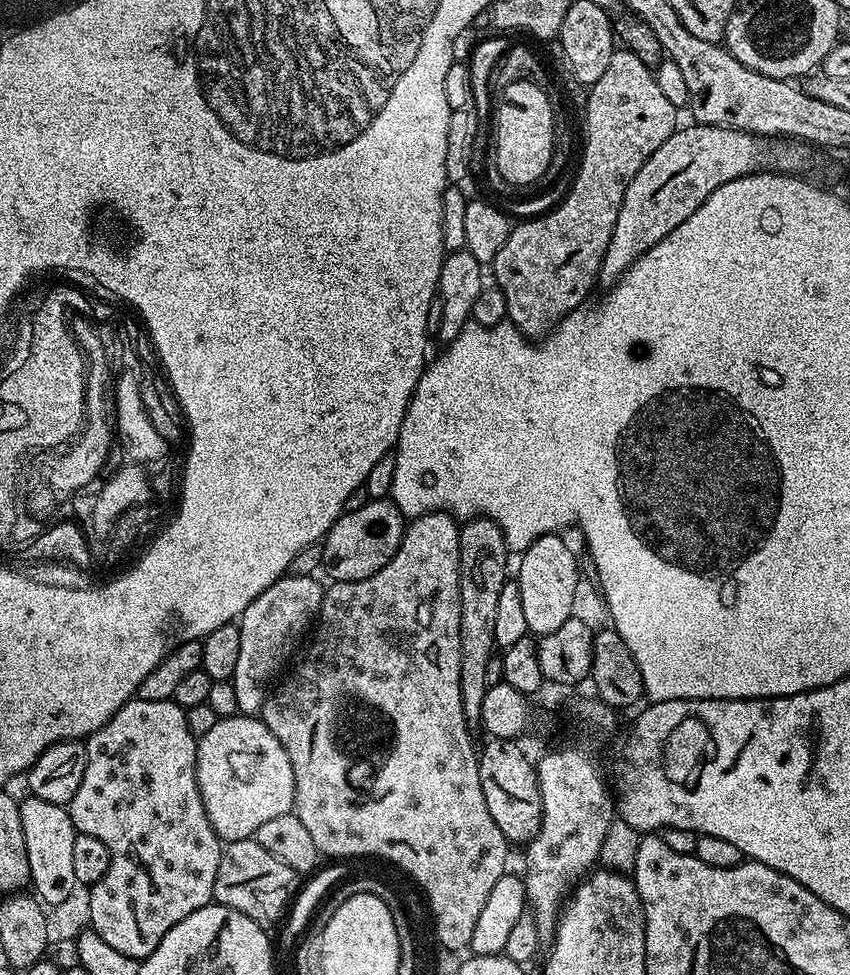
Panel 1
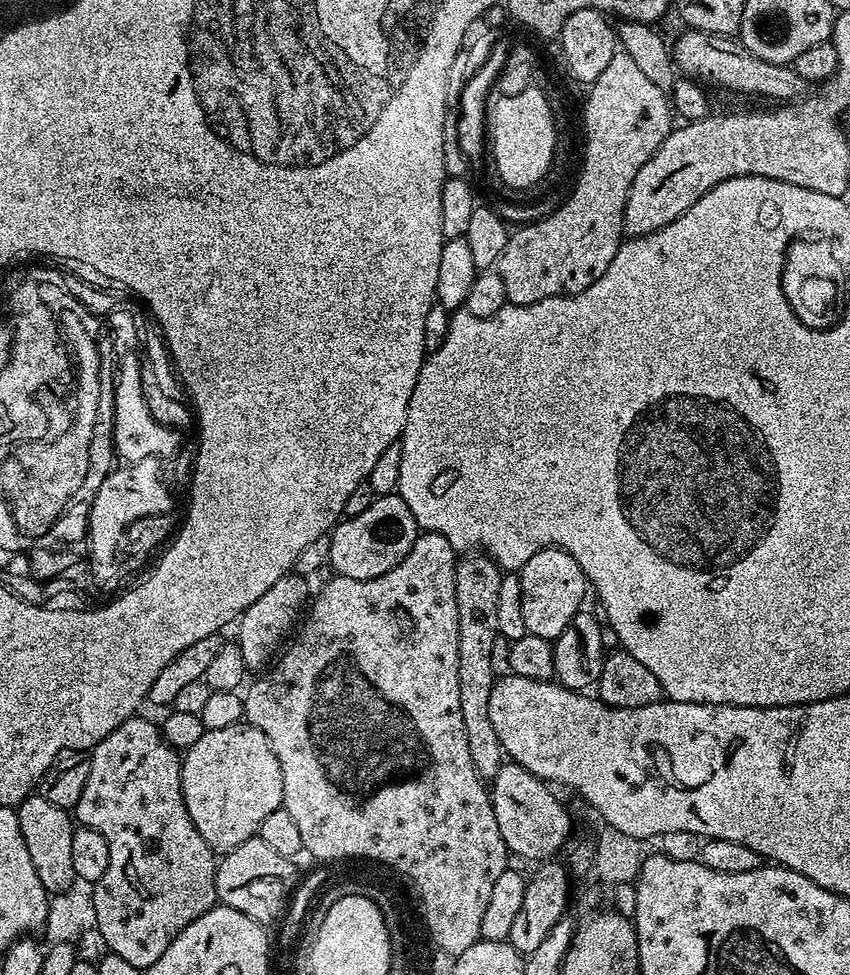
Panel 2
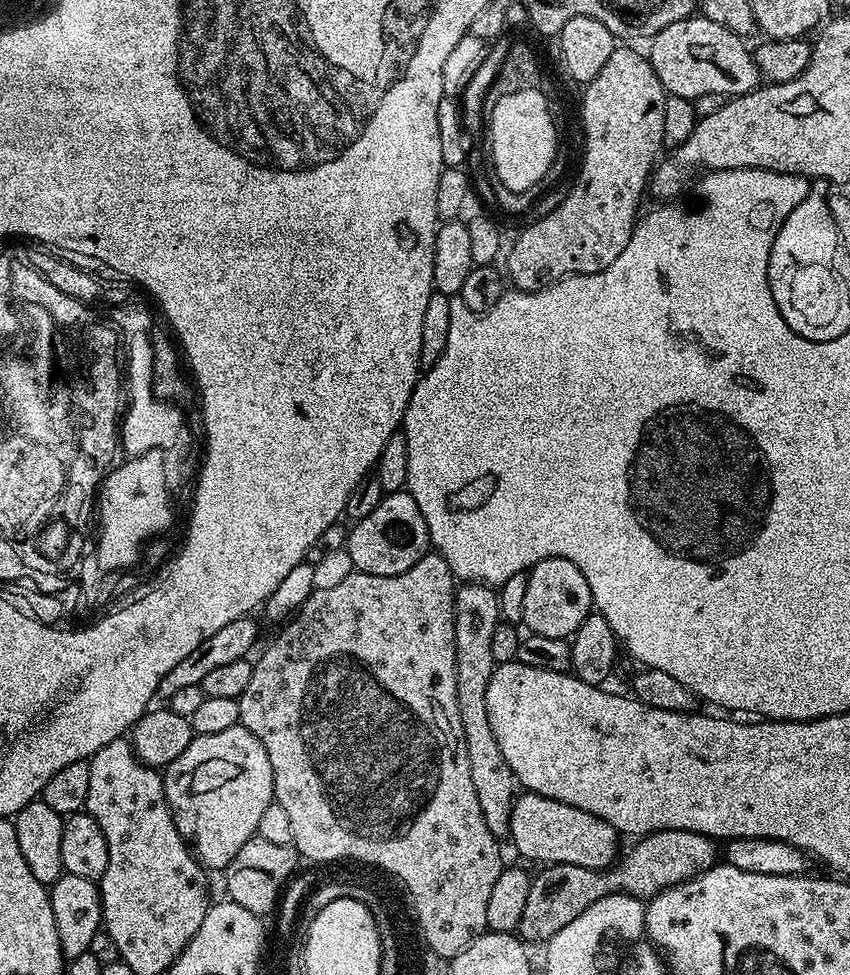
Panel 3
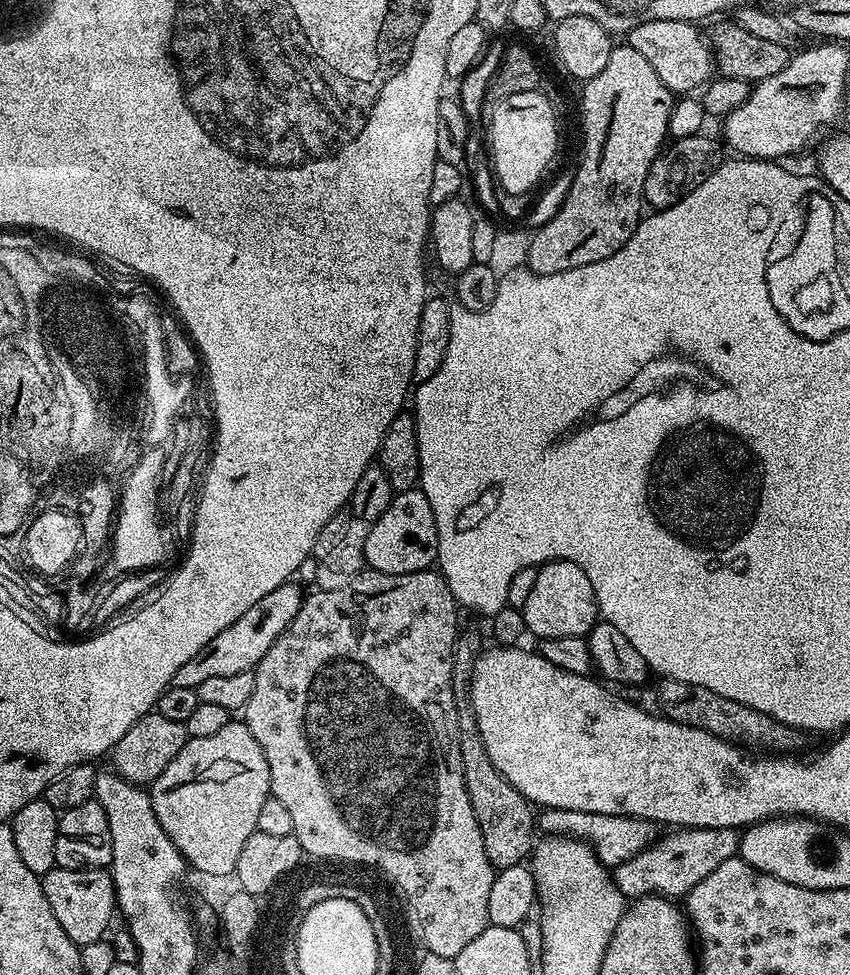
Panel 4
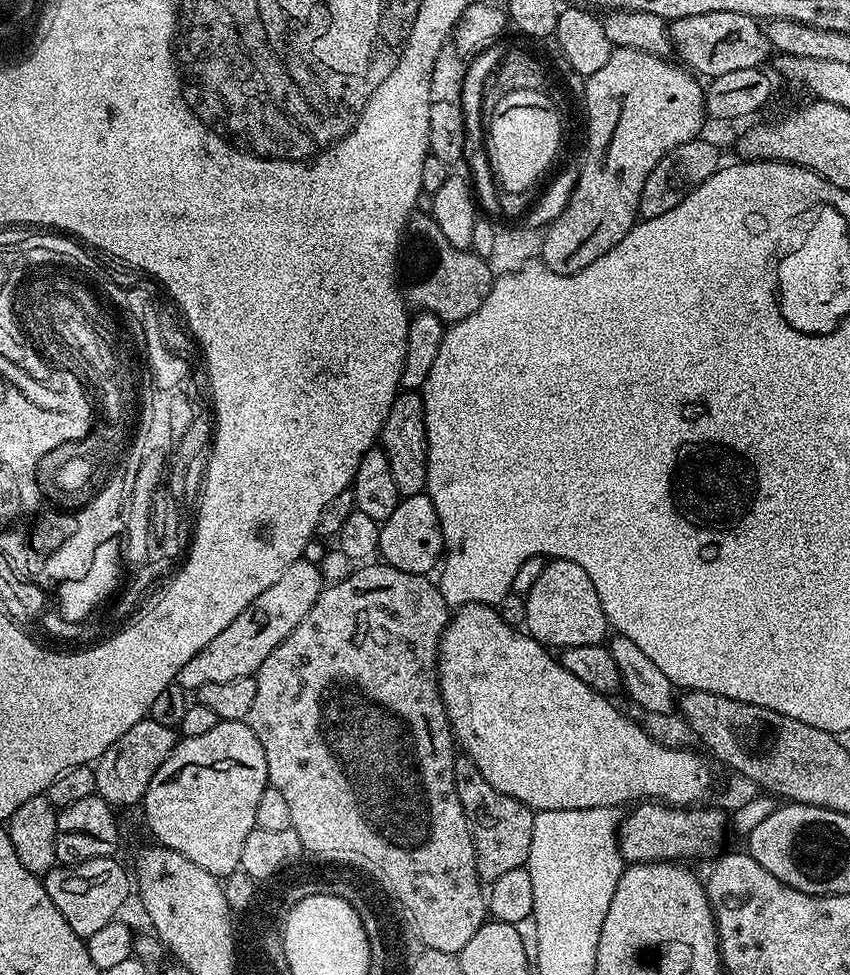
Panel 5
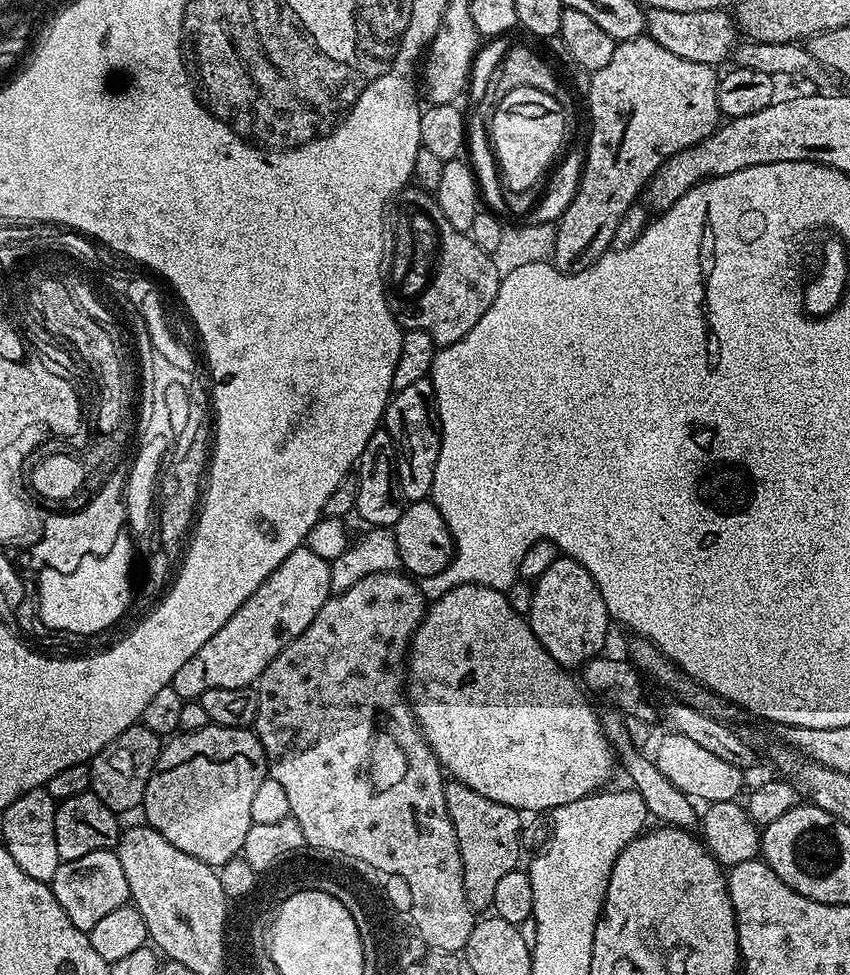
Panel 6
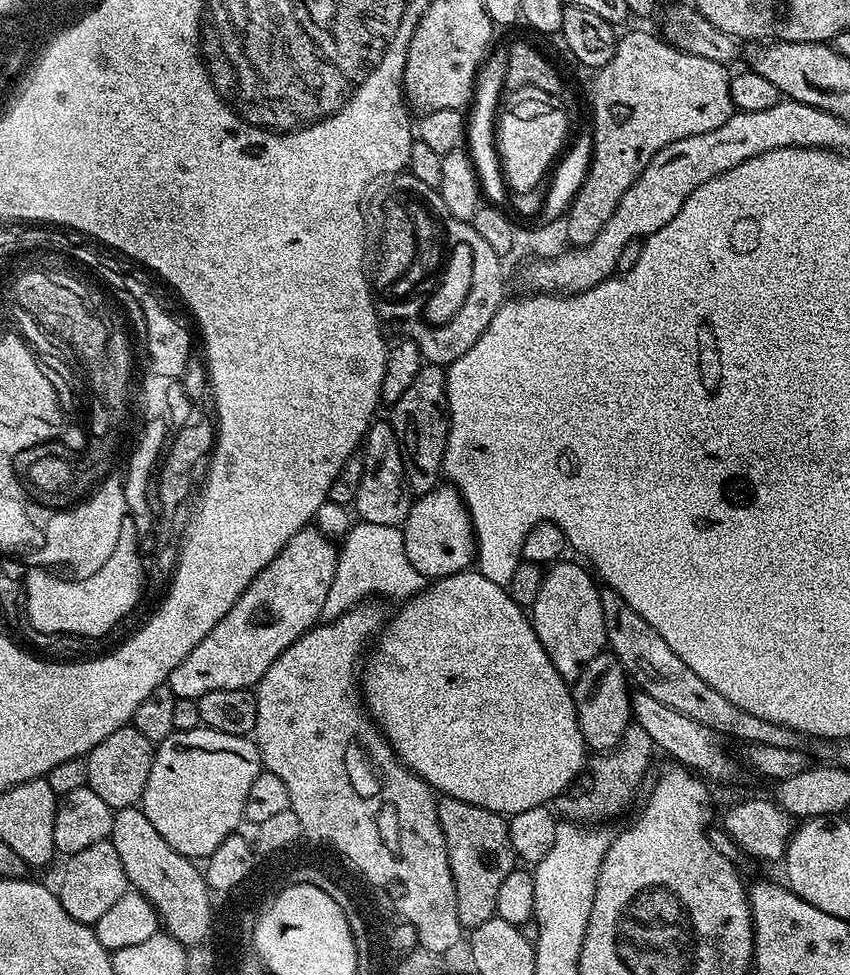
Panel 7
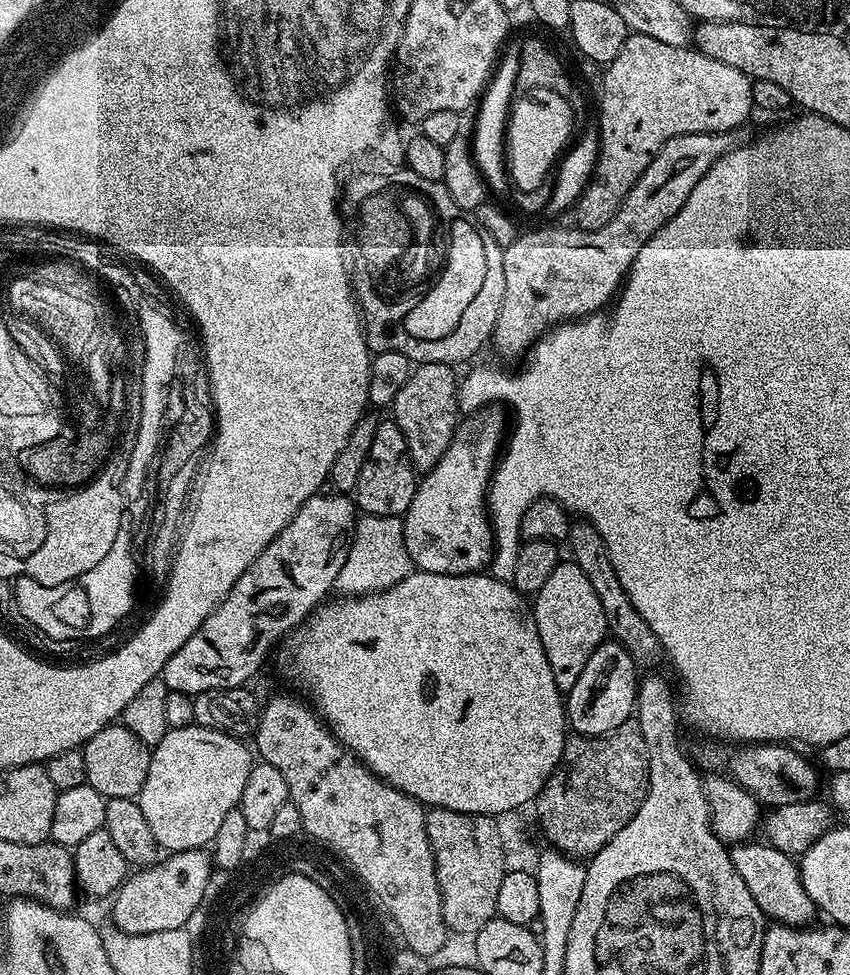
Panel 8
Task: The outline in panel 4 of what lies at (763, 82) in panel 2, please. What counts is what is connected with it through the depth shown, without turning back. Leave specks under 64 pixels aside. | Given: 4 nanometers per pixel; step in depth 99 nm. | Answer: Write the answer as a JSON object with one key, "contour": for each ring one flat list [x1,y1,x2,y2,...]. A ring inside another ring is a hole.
{"contour":[[655,20,642,22,634,26,626,34,627,47,638,50,650,66,654,66,654,74,662,78,662,82,674,94,692,94,703,89,714,76,714,53,712,45,699,32,697,25,691,20]]}

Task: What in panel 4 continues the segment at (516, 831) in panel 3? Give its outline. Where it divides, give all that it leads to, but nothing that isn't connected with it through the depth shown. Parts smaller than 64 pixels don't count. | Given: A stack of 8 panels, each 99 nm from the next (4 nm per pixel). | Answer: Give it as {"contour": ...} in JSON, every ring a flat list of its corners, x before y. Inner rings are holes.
{"contour":[[561,808,543,809,538,816,538,828,539,831,541,828,541,833,549,836,573,836,575,840,584,841,605,866,615,866,634,858,636,854,642,854,642,850,649,848,658,838,657,825,651,820]]}

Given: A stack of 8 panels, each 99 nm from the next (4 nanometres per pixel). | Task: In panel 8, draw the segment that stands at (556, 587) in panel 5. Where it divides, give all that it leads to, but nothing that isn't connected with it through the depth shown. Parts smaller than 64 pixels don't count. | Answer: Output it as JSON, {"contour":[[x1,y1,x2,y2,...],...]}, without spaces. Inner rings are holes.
{"contour":[[561,562,534,595,531,609,538,626,542,650,546,650,546,662,550,662,550,674,554,674,558,690,567,694,585,669,594,650,609,635,606,614,602,614,602,602,598,602,594,586,590,586,586,574,582,574,576,564]]}

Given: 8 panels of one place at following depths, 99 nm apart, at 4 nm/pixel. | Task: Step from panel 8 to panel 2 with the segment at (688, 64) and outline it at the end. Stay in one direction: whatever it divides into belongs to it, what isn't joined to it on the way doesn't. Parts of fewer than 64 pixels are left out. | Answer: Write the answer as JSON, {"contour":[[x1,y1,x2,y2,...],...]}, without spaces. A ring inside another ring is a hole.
{"contour":[[617,50,614,58,610,58,610,66,606,66,606,70,598,74,587,92,582,104,584,165,580,168,580,177,577,178,572,193,568,197,565,195,548,216,517,227,509,235,506,250,502,250,496,263,494,271,506,285,510,304,533,304,551,296,573,296,586,290,591,284,598,282,602,274,606,274,606,270,614,262,614,254,618,254,626,236,624,211,634,174,638,174,638,170,646,166,646,162,673,130,674,113,669,93,654,86,637,67,634,59,623,50]]}

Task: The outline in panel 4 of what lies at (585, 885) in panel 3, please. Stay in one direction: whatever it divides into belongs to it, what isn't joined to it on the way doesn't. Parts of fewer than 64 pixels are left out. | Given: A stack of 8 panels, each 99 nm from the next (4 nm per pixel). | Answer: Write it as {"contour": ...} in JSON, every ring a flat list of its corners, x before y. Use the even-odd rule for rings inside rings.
{"contour":[[682,828,669,832,672,833,669,836,661,835,649,848,642,850,642,854,636,854,634,858,615,865,614,883,625,898,639,898,649,894,669,898,687,897,688,892,694,890,698,882,702,882,702,878,714,874,722,862,733,859,740,850,741,833,734,828]]}

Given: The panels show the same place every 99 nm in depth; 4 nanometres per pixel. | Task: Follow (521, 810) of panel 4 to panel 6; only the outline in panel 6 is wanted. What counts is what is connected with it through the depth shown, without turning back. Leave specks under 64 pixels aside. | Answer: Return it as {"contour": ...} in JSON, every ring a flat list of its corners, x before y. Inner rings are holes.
{"contour":[[449,779,444,786,446,810,458,838,458,854,462,854,462,882,466,890,466,902,473,913,480,914,491,909,494,889,506,874,517,871,520,860,522,816,502,802,490,802,482,798,478,790,470,790,462,782],[483,908,485,908,483,910],[481,911,481,912,480,912]]}

